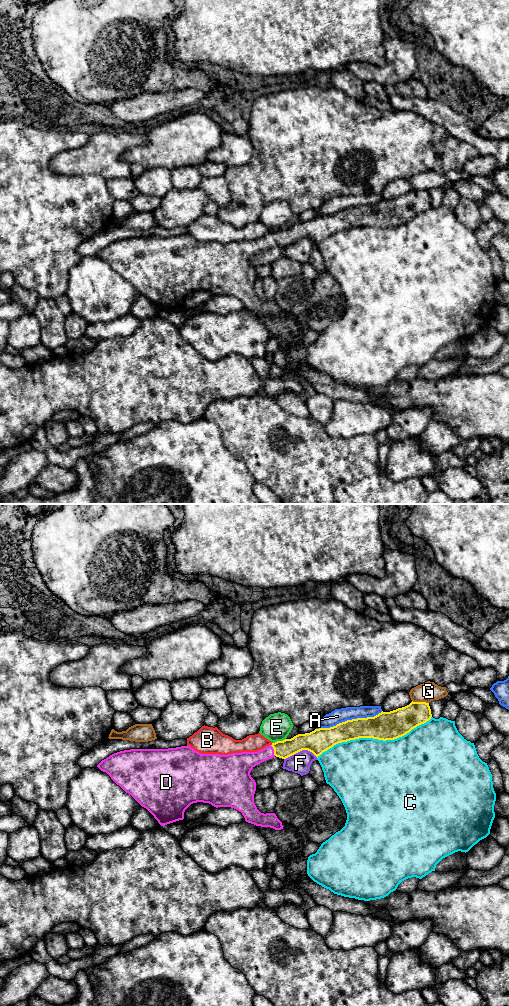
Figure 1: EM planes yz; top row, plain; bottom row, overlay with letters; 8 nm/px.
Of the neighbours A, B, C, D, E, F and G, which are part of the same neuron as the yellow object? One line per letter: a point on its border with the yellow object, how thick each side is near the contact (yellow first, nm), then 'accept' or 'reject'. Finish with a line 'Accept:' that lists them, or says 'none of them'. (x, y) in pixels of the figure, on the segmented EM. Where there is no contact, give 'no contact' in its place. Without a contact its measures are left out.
A: yz (349, 720) | 190/120 nm | reject
B: yz (272, 744) | 140/140 nm | reject
C: yz (374, 738) | 220/500 nm | reject
D: yz (274, 750) | 140/160 nm | accept
E: yz (279, 741) | 140/220 nm | reject
F: yz (300, 750) | 190/170 nm | reject
G: yz (420, 702) | 220/160 nm | reject
Accept: D

